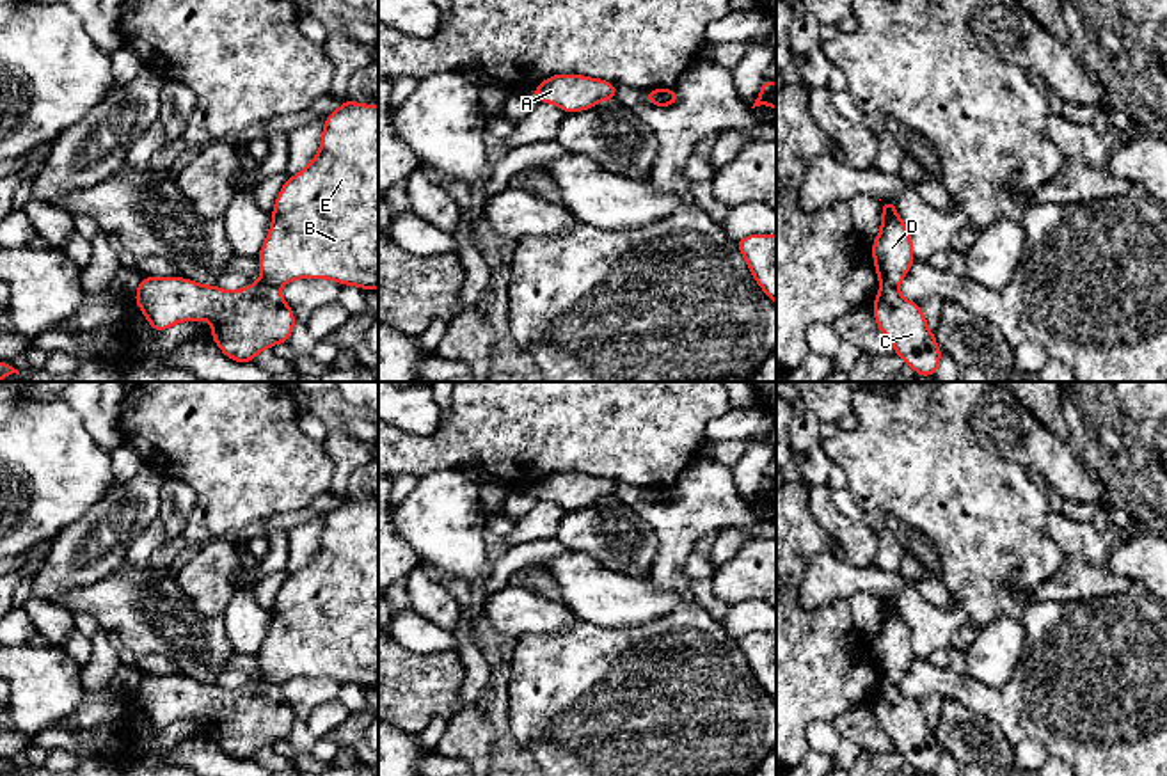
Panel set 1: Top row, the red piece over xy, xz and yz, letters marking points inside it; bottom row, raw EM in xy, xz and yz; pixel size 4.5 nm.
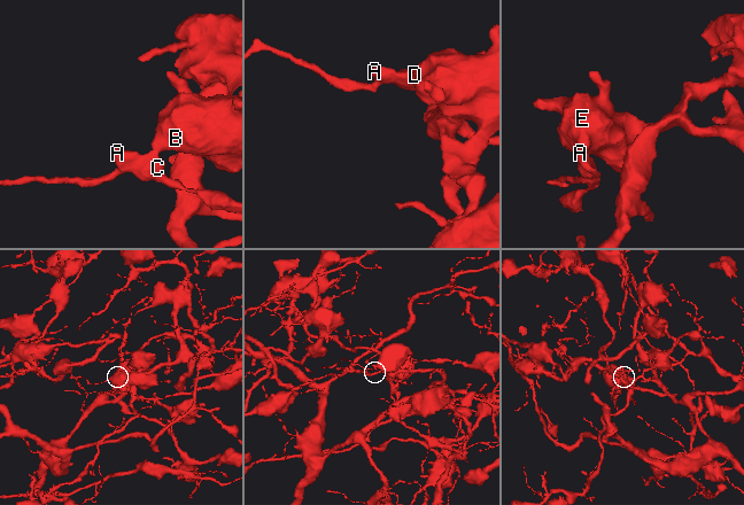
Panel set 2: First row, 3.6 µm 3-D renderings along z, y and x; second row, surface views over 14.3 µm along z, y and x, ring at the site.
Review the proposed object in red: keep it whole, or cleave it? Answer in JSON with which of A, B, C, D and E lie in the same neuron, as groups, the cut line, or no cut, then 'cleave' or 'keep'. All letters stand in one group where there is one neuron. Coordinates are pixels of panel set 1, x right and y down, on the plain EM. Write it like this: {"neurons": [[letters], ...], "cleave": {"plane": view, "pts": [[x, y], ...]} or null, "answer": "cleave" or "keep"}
{"neurons": [["A", "C"], ["B", "D", "E"]], "cleave": {"plane": "xy", "pts": [[261, 677], [277, 686]]}, "answer": "cleave"}

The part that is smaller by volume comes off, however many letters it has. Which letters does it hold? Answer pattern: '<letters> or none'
A, C

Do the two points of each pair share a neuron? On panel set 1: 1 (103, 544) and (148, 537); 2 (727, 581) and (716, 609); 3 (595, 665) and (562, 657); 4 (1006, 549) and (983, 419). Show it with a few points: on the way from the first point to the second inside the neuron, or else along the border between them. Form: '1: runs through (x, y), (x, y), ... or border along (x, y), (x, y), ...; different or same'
1: border along (157, 519), (128, 549), (125, 558); different
2: border along (711, 579), (714, 593), (729, 606); different
3: runs through (587, 661), (571, 661); same
4: border along (972, 407), (972, 432), (1002, 459), (1025, 466); different

